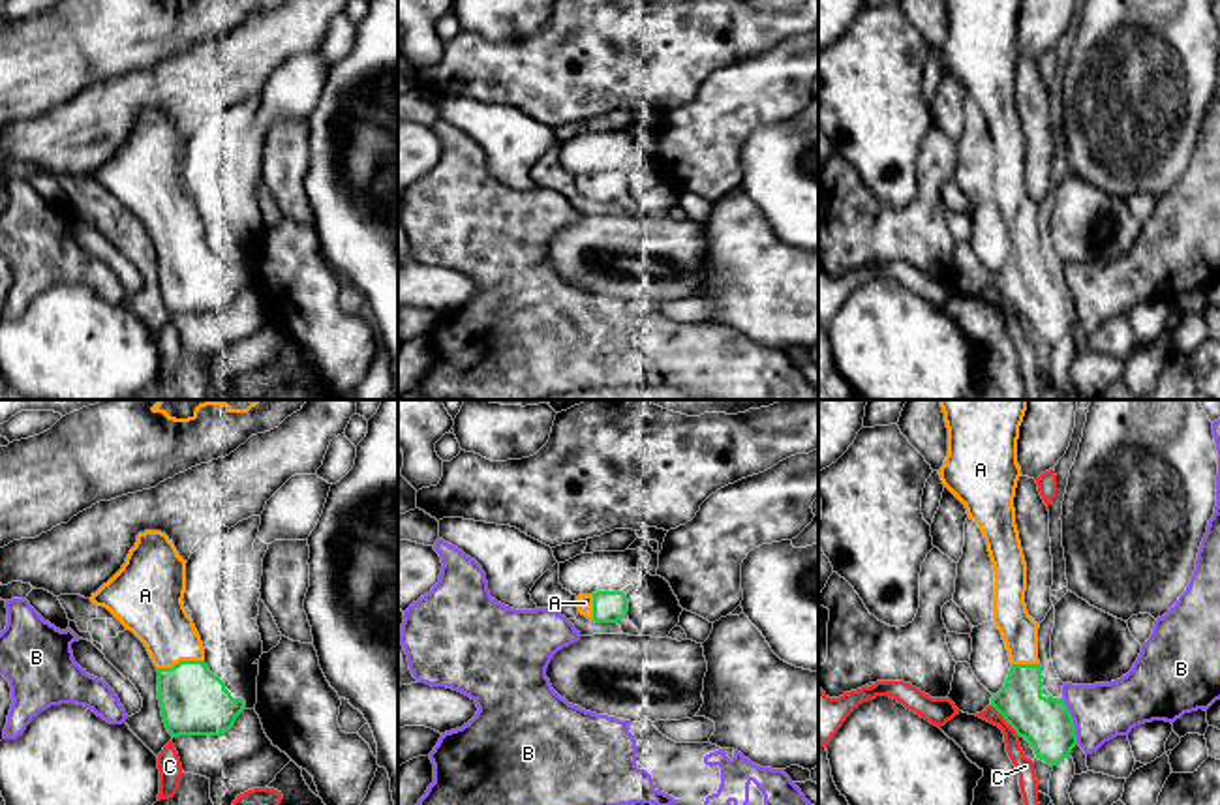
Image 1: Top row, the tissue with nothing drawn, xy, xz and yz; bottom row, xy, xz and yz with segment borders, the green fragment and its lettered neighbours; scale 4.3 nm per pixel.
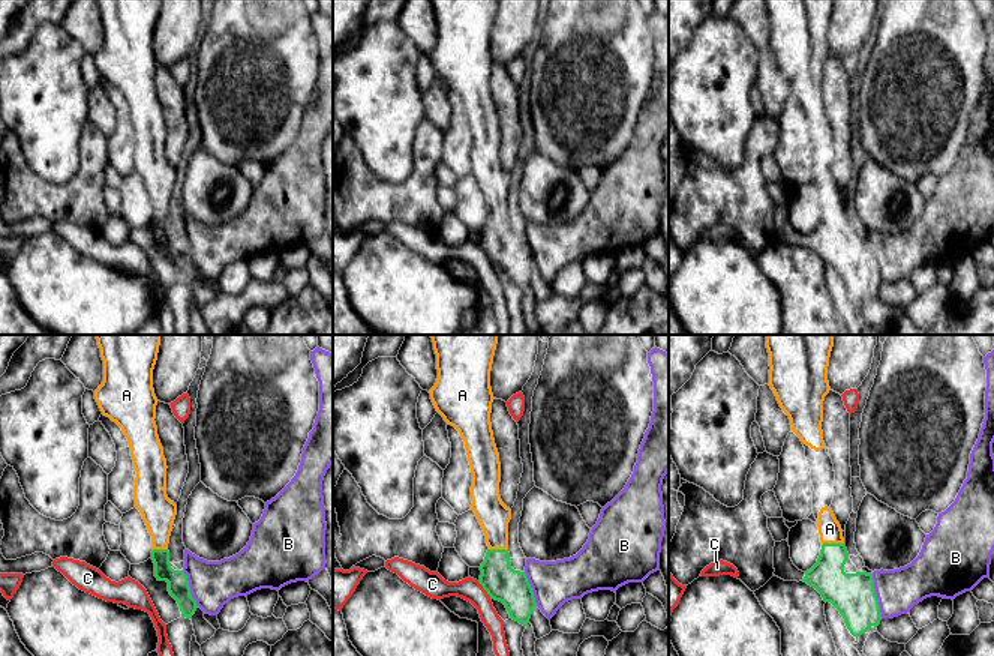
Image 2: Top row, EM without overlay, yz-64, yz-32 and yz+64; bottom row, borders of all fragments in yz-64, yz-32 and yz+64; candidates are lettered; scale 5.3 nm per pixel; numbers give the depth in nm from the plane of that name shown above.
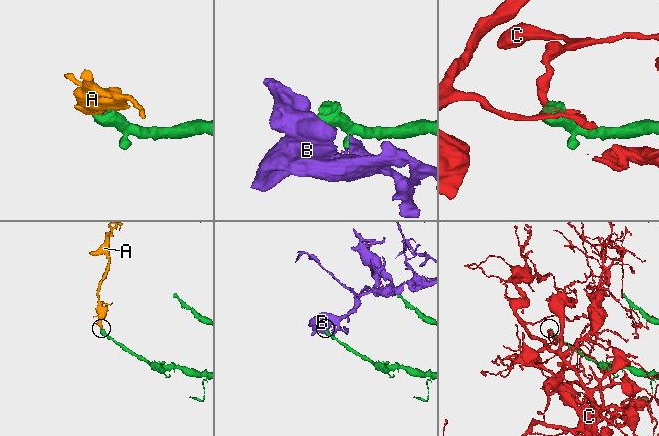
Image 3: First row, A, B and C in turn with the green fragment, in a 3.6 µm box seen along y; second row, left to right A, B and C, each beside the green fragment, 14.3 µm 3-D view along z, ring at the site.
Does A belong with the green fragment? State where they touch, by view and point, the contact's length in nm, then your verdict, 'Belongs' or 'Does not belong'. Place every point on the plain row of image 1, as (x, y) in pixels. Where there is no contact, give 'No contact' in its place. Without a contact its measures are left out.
Touches green at xy (181, 241). Shared border 220 nm. Belongs

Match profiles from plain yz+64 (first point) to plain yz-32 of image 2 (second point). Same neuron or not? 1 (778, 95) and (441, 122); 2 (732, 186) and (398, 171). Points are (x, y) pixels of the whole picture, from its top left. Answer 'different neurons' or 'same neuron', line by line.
1: same neuron
2: different neurons

